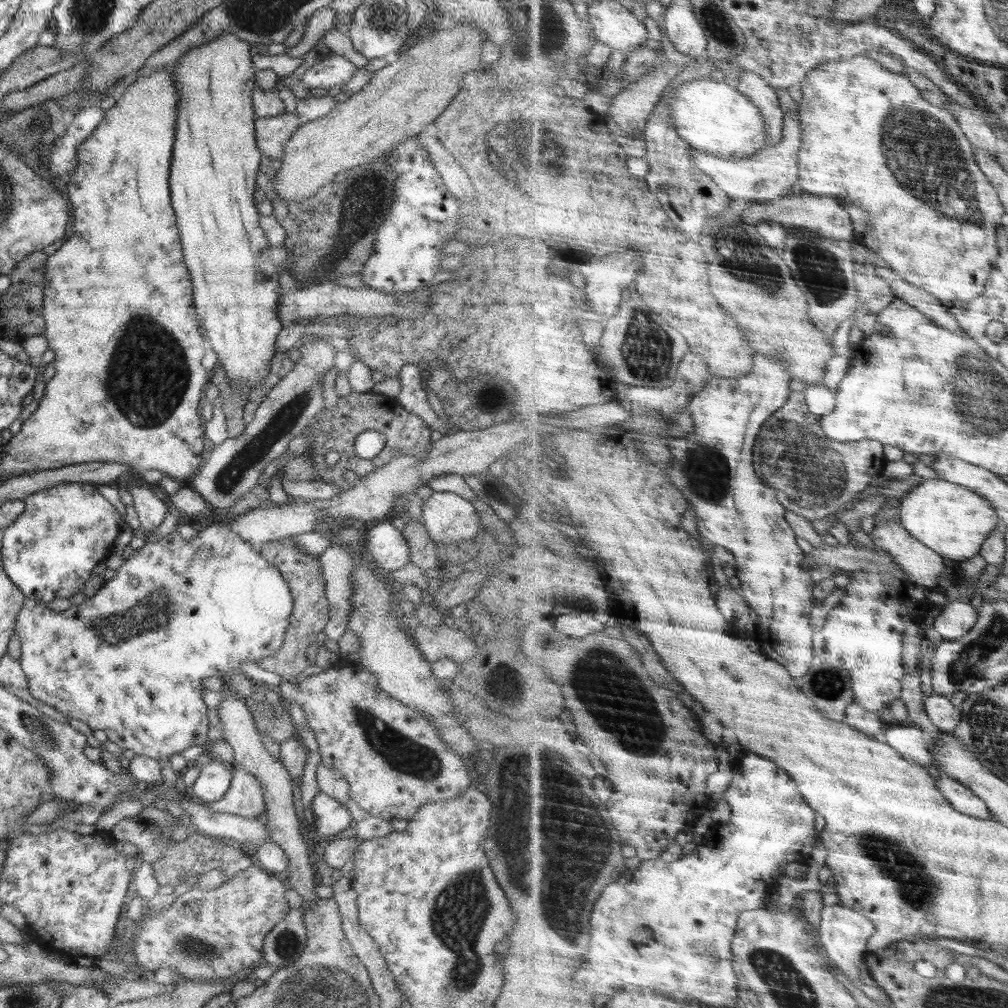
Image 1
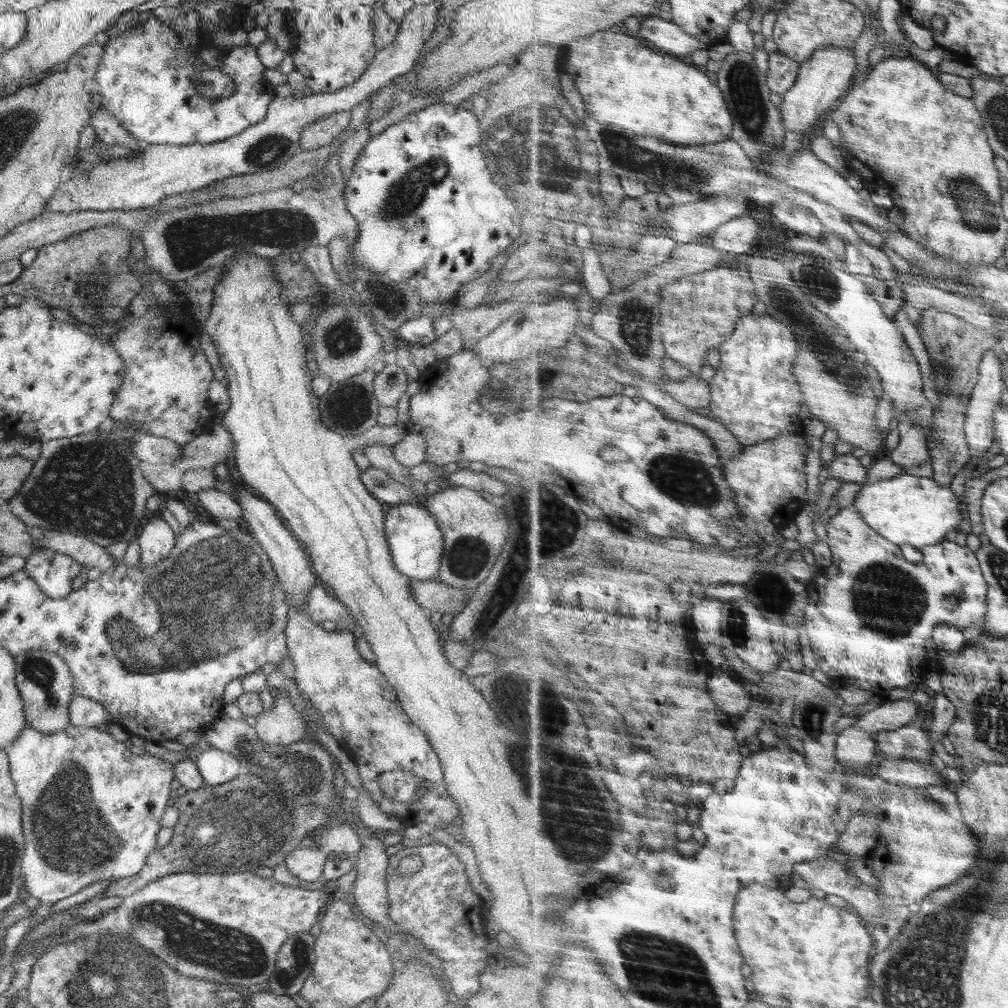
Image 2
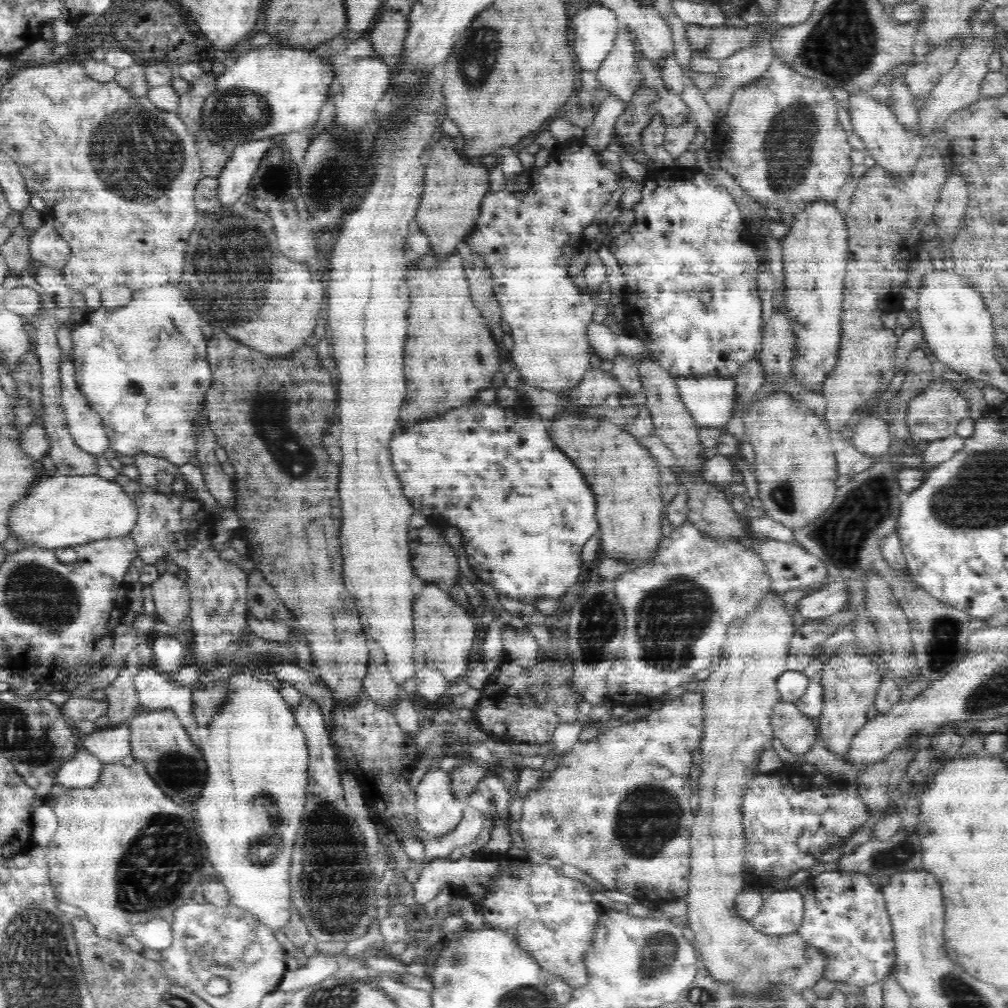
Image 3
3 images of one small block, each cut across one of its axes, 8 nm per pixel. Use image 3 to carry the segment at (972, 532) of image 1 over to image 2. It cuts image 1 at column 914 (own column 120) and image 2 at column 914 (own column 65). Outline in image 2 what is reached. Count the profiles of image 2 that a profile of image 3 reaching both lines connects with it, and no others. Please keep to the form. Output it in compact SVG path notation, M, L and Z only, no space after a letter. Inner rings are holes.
M908 473L877 483L865 483L853 504L876 532L896 544L911 544L920 550L952 537L963 519L961 501L950 486Z

